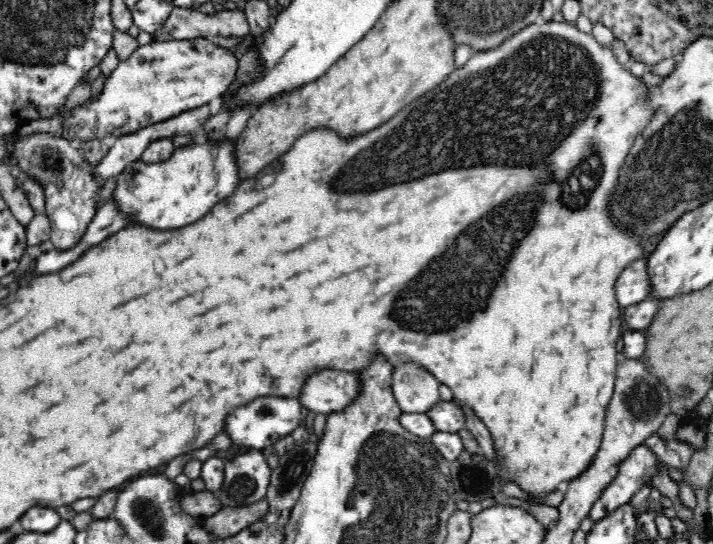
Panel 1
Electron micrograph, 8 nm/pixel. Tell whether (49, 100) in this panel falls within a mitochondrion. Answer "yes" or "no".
no

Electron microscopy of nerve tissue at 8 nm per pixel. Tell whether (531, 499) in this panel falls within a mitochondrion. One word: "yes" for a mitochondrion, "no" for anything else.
no

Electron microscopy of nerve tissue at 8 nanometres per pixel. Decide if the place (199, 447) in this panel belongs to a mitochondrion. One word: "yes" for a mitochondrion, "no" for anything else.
no

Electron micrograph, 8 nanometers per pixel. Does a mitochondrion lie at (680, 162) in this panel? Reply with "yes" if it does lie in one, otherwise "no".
yes

